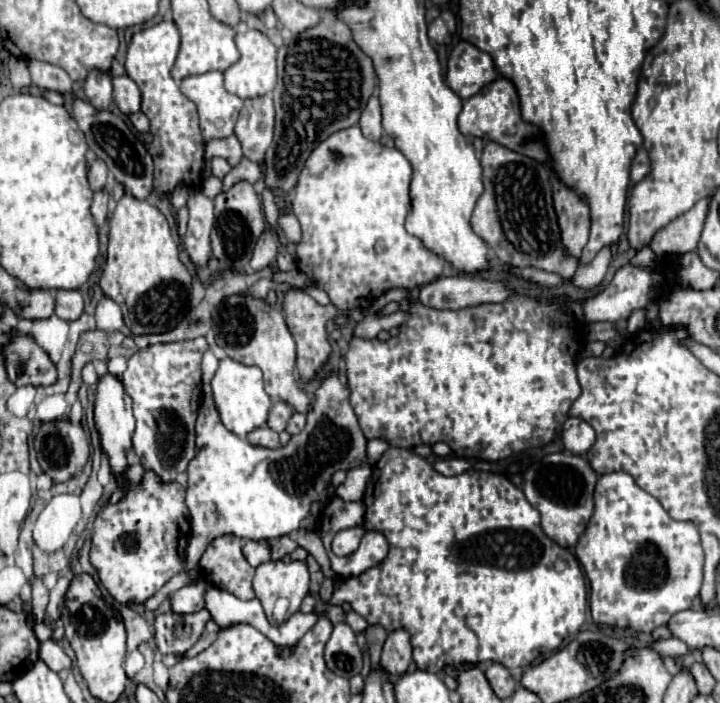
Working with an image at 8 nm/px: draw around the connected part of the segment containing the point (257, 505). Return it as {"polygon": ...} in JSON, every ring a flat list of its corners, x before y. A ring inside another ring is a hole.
{"polygon":[[206,350,202,358,202,402,196,420,196,456,188,466,186,504,192,532,186,548,186,564,178,576,144,602,144,608,150,612,180,586,198,578,198,560,214,538,234,534,250,540,274,540,292,534,310,514,314,502,324,504,328,500,328,486,334,472,366,464,366,438,350,406,350,390,336,372,328,374,314,392,304,430,294,434,286,446,272,450,250,444,222,424,210,390,216,366,218,358,212,350]]}

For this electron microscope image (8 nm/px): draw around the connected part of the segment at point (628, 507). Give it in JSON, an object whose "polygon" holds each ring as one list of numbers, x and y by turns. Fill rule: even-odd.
{"polygon":[[626,472,602,474,594,490,594,504,594,516,574,548,590,582,590,610,594,622,650,634,658,626,668,624,676,612,688,610,702,588,704,552,696,526,692,522,672,520,662,504,636,486,634,478]]}

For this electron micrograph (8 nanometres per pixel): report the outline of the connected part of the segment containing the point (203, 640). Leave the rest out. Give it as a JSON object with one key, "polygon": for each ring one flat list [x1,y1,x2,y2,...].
{"polygon":[[210,620,210,622,206,624,206,628,204,628,204,632,202,632,200,640,196,642,196,646,192,646,192,650,190,650,190,652,186,652,186,656,194,656,194,654,198,654,198,652,206,650,206,648,214,642,214,638,216,638,218,630,220,630,220,626,216,626,216,622,214,622,214,620]]}

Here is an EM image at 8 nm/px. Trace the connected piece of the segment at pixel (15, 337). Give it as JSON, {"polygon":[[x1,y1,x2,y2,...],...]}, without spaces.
{"polygon":[[12,332,8,344,2,348,2,356,6,374,14,386,48,386,58,380,50,356,30,334]]}

